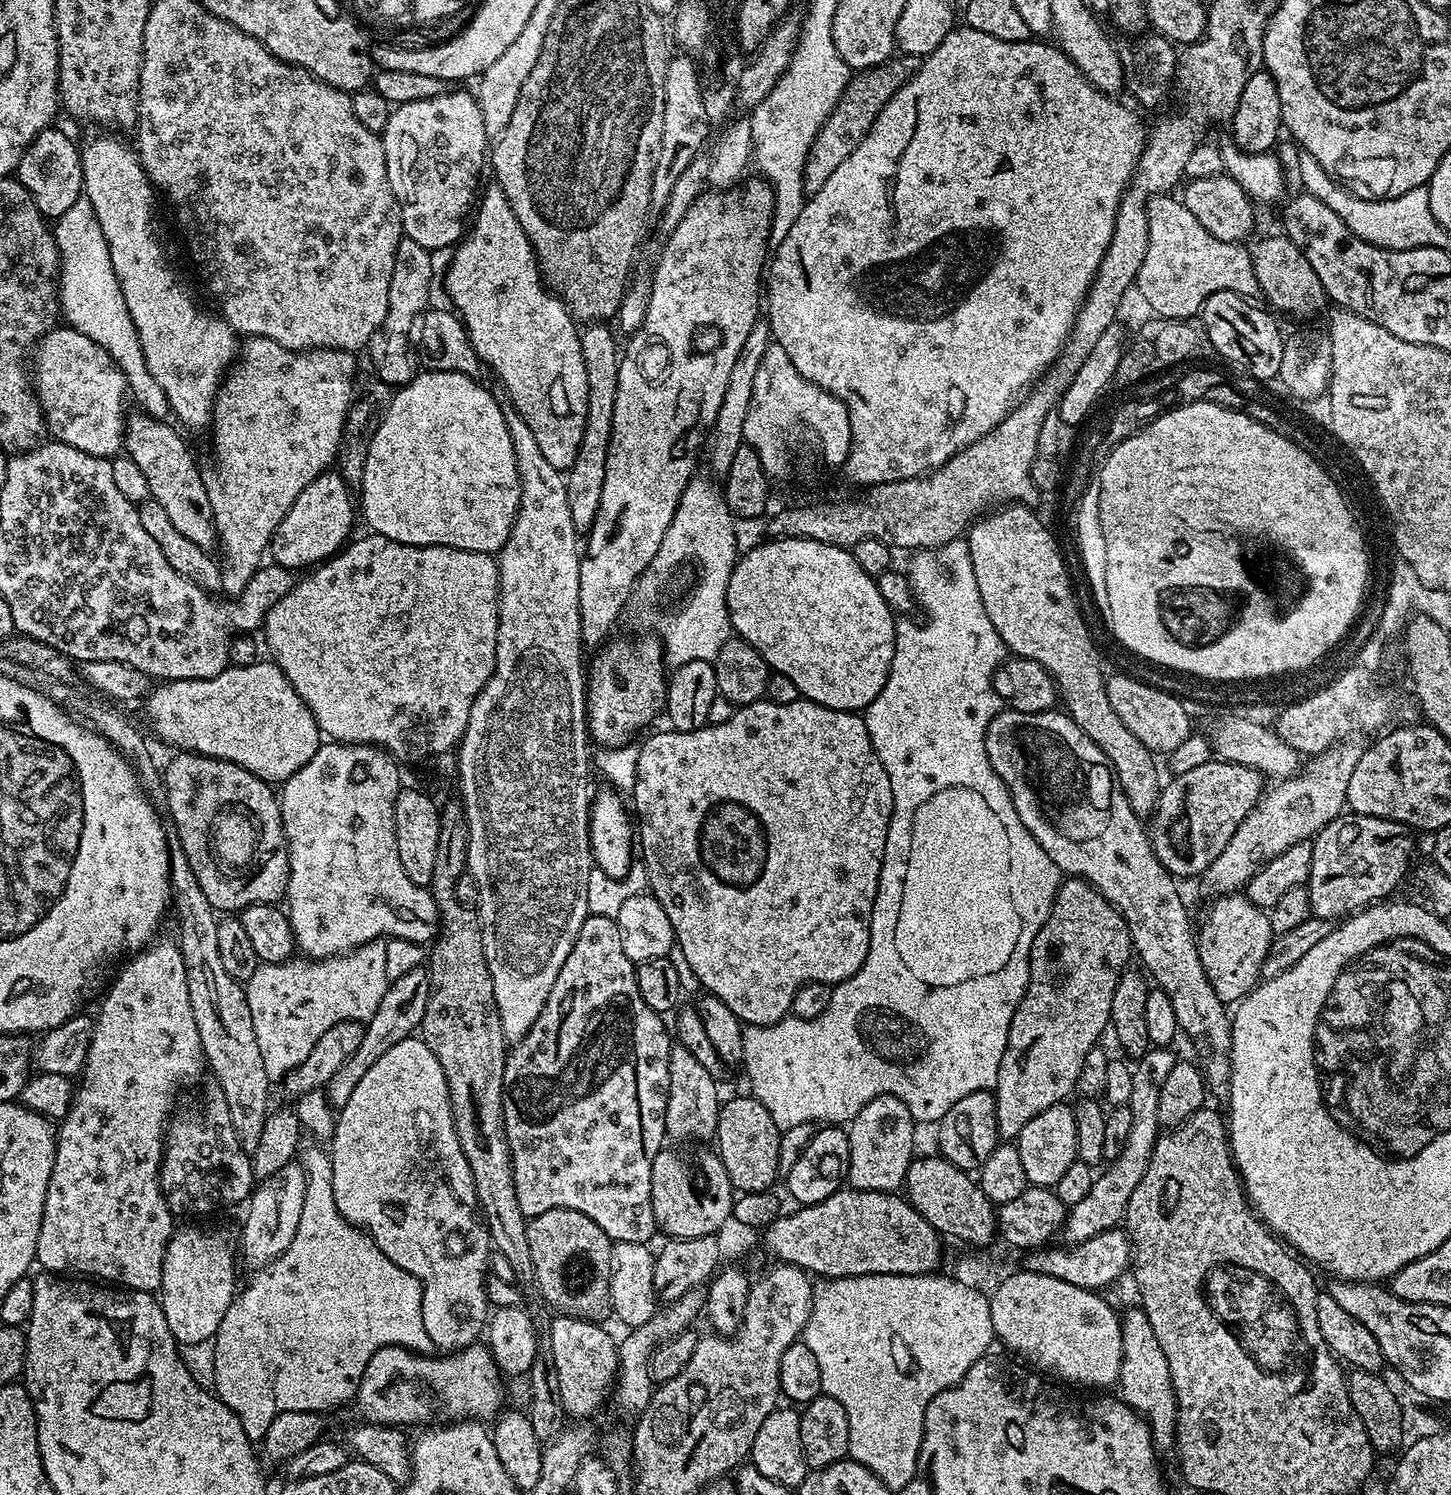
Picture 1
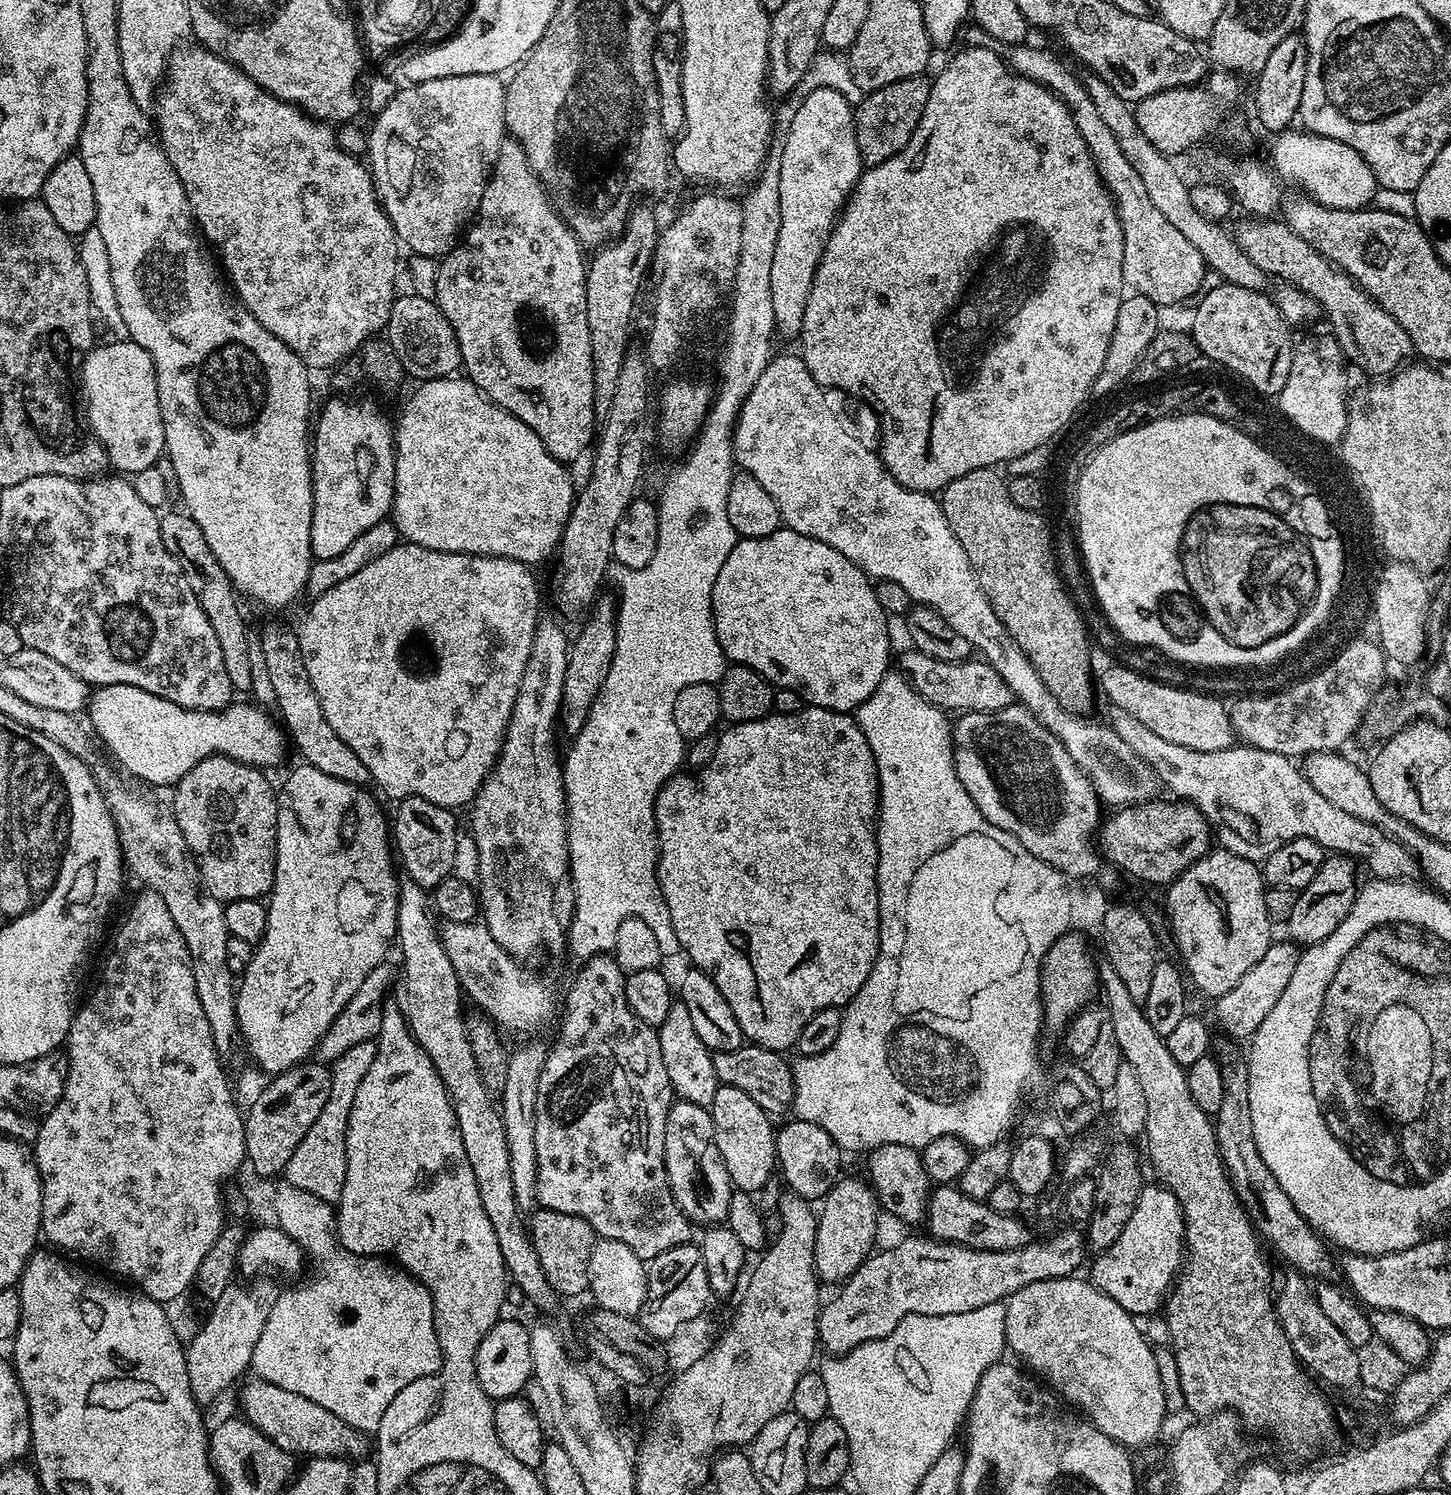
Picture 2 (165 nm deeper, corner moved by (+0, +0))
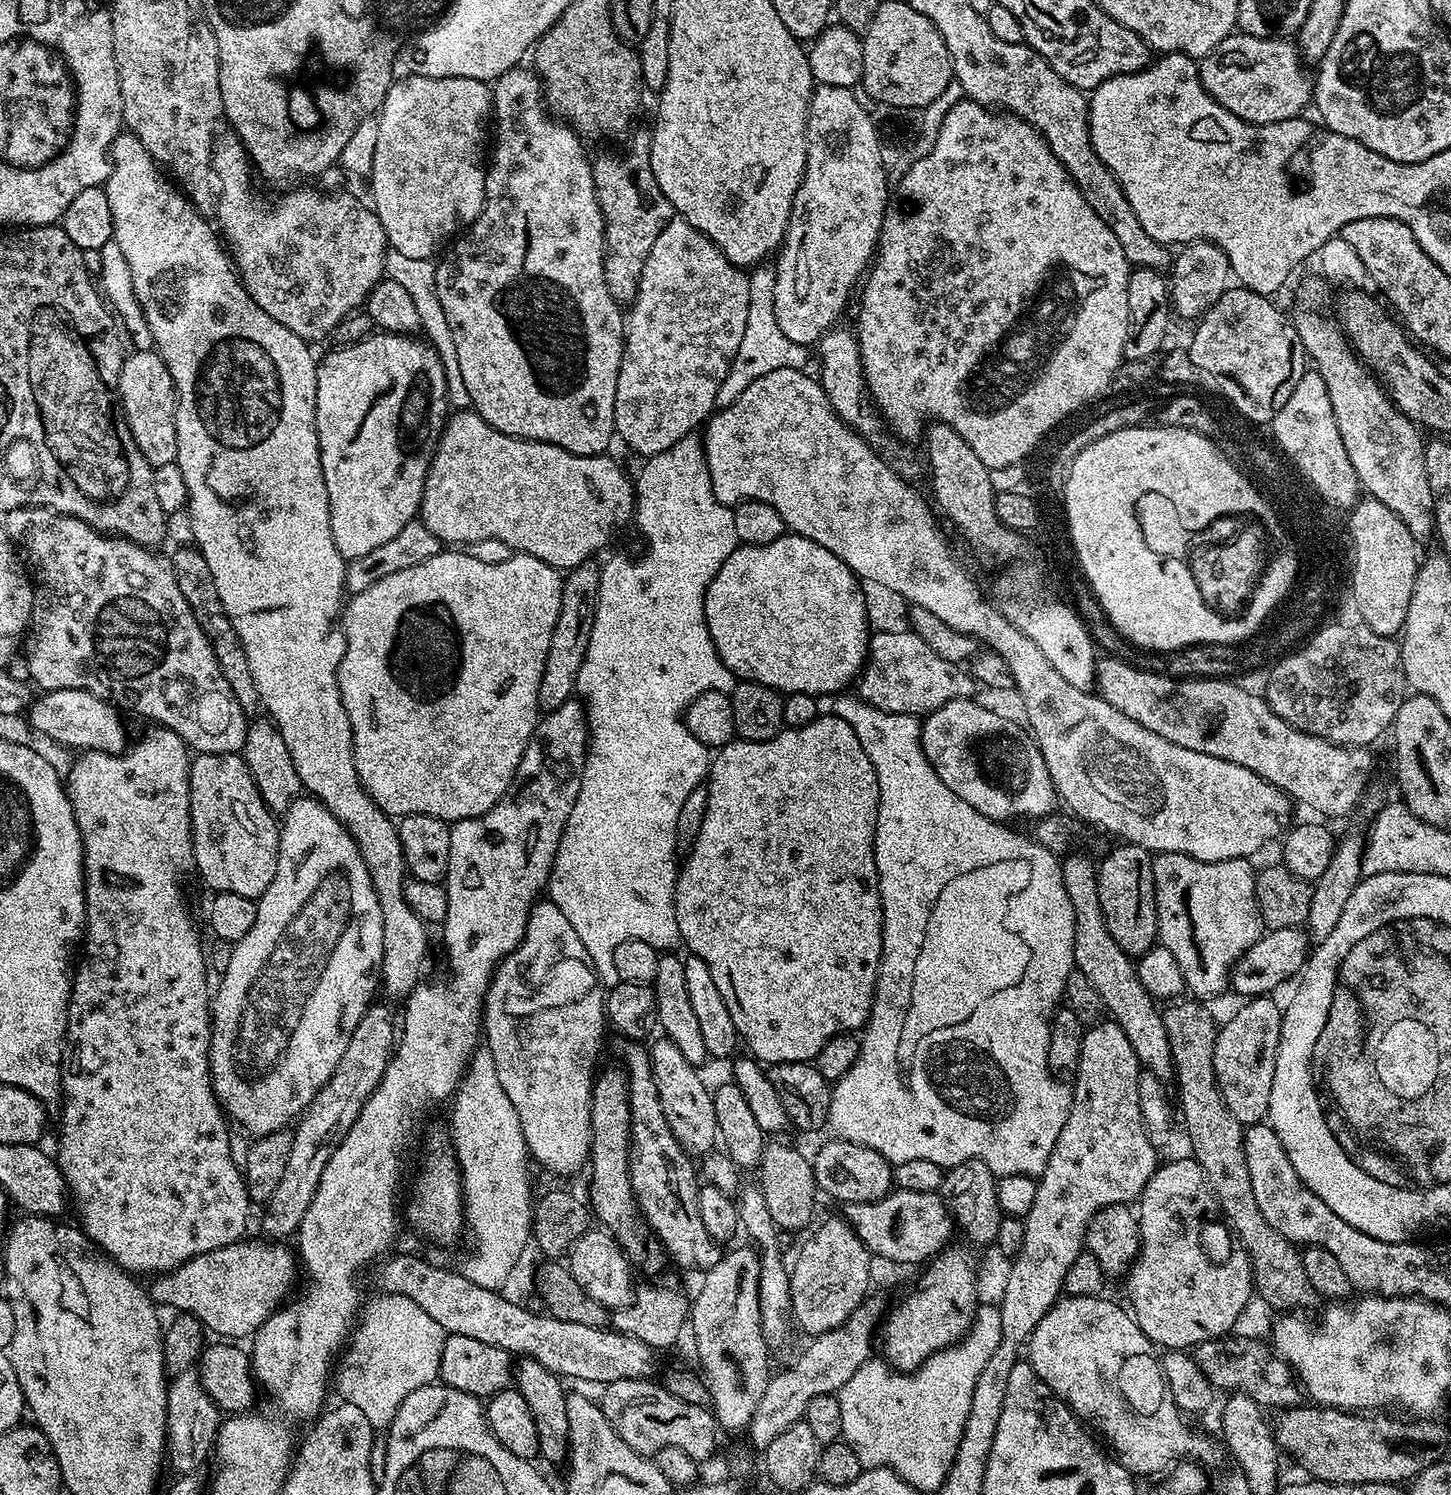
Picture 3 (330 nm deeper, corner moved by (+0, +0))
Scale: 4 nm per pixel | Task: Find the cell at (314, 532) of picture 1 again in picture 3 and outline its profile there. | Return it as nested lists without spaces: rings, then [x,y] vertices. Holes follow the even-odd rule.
[[[373,334],[373,335],[370,335],[370,336],[368,336],[368,337],[367,337],[367,338],[366,338],[366,339],[364,339],[364,340],[359,340],[359,342],[357,342],[357,344],[349,344],[349,345],[347,345],[347,346],[340,346],[340,347],[337,347],[337,349],[338,349],[338,350],[337,350],[337,352],[332,352],[332,353],[330,353],[330,354],[329,354],[329,356],[328,356],[328,357],[326,357],[326,358],[325,358],[325,360],[323,360],[323,359],[321,359],[321,360],[320,360],[320,361],[319,361],[319,363],[317,363],[317,365],[316,365],[316,429],[317,429],[317,430],[318,430],[318,446],[319,446],[319,447],[320,447],[320,461],[321,461],[321,462],[322,462],[322,474],[323,474],[323,475],[324,475],[324,481],[325,481],[325,482],[326,482],[326,498],[327,498],[327,499],[328,499],[328,501],[329,501],[329,502],[330,502],[330,530],[331,530],[331,531],[332,531],[332,537],[333,537],[333,538],[334,538],[334,546],[338,546],[338,550],[339,550],[339,551],[340,551],[340,552],[341,552],[341,553],[342,553],[342,554],[343,554],[343,555],[344,555],[344,559],[345,559],[345,561],[350,561],[350,560],[353,560],[353,559],[354,559],[354,558],[362,558],[362,554],[370,554],[370,550],[375,550],[375,549],[377,549],[377,547],[378,547],[378,546],[383,546],[383,545],[385,545],[385,543],[386,543],[386,542],[390,542],[390,538],[394,538],[394,534],[398,534],[398,530],[402,530],[402,526],[406,526],[406,522],[410,522],[410,521],[411,521],[411,520],[414,520],[414,519],[417,519],[417,516],[418,516],[418,513],[419,513],[419,510],[420,510],[420,503],[421,503],[421,502],[422,502],[422,500],[423,500],[423,494],[424,494],[424,487],[425,487],[425,486],[426,486],[426,484],[427,484],[427,478],[428,478],[428,468],[429,468],[429,467],[431,467],[431,465],[432,465],[432,457],[433,457],[433,456],[435,456],[435,454],[436,454],[436,448],[437,448],[437,445],[438,445],[438,444],[439,444],[439,442],[440,442],[440,436],[441,436],[441,435],[443,435],[443,433],[444,433],[444,427],[445,427],[445,425],[446,425],[446,424],[447,424],[447,423],[448,423],[448,418],[449,418],[449,415],[450,415],[450,405],[449,405],[449,402],[448,402],[448,379],[447,379],[447,378],[446,378],[446,370],[445,370],[445,369],[444,369],[444,361],[443,361],[443,360],[441,360],[441,358],[440,358],[440,353],[439,353],[439,352],[437,352],[437,351],[436,351],[436,349],[435,349],[435,347],[433,347],[433,345],[432,345],[432,344],[431,344],[431,343],[428,343],[428,342],[423,342],[423,343],[424,343],[424,344],[419,344],[419,342],[418,342],[418,341],[416,341],[416,338],[413,338],[413,337],[412,337],[412,336],[411,336],[411,335],[408,335],[408,334]],[[403,416],[404,416],[404,424],[405,424],[405,426],[406,426],[406,427],[408,427],[408,428],[409,428],[409,430],[410,430],[410,431],[412,431],[412,432],[420,432],[420,437],[418,437],[418,438],[417,438],[417,440],[416,440],[416,441],[414,441],[414,442],[413,442],[413,444],[412,444],[412,456],[411,456],[411,454],[410,454],[410,453],[408,453],[408,452],[407,452],[407,450],[406,450],[406,449],[404,449],[404,440],[403,440],[403,438],[402,438],[402,437],[400,437],[400,419],[402,419],[402,418],[403,418]]]

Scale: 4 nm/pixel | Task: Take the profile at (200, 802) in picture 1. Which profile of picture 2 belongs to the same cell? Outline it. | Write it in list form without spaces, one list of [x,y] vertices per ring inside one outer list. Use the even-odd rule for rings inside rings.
[[[228,756],[202,758],[194,770],[186,774],[171,789],[170,809],[177,820],[182,838],[186,840],[197,862],[206,890],[221,902],[250,898],[259,900],[272,891],[276,873],[276,805],[278,792],[259,768],[251,768]]]

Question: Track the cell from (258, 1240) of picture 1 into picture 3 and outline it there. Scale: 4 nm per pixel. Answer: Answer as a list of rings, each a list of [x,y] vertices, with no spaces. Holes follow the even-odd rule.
[[[189,1370],[183,1372],[178,1376],[171,1377],[170,1383],[168,1385],[168,1397],[166,1398],[166,1460],[167,1463],[170,1465],[172,1464],[172,1468],[176,1471],[176,1474],[192,1474],[197,1471],[196,1467],[199,1466],[200,1463],[203,1462],[204,1459],[209,1459],[210,1453],[213,1451],[215,1442],[216,1442],[216,1435],[220,1432],[220,1426],[222,1423],[222,1413],[219,1408],[217,1408],[216,1403],[210,1398],[210,1394],[206,1394],[206,1390],[202,1386],[202,1382],[200,1381],[200,1374],[199,1371],[196,1370]]]

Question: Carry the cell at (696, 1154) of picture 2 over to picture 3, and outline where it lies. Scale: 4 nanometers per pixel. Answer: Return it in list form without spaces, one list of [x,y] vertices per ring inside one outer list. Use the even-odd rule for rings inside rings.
[[[666,1038],[659,1039],[651,1041],[648,1057],[652,1063],[654,1086],[658,1086],[658,1102],[662,1102],[662,1114],[666,1114],[666,1122],[674,1138],[678,1138],[685,1152],[693,1158],[703,1158],[718,1144],[718,1122],[714,1114],[712,1092],[696,1073],[699,1072],[697,1065],[686,1062],[686,1057],[679,1052],[678,1046],[674,1046],[674,1042]]]

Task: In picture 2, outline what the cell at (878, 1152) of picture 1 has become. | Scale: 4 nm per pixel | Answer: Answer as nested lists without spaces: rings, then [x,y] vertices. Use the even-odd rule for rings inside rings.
[[[847,1176],[837,1180],[836,1185],[822,1197],[818,1208],[814,1258],[817,1277],[825,1285],[839,1285],[849,1280],[858,1270],[858,1266],[862,1266],[862,1262],[868,1259],[874,1248],[872,1243],[876,1240],[876,1223],[882,1217],[876,1191],[867,1179],[860,1177],[859,1180],[856,1176]]]

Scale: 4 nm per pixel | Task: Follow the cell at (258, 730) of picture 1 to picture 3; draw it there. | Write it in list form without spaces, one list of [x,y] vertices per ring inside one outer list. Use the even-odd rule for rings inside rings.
[[[63,688],[37,695],[27,709],[26,717],[36,733],[44,738],[49,736],[56,744],[80,748],[76,750],[120,754],[125,751],[129,740],[124,733],[124,724],[116,712],[119,712],[117,705],[92,692]]]

